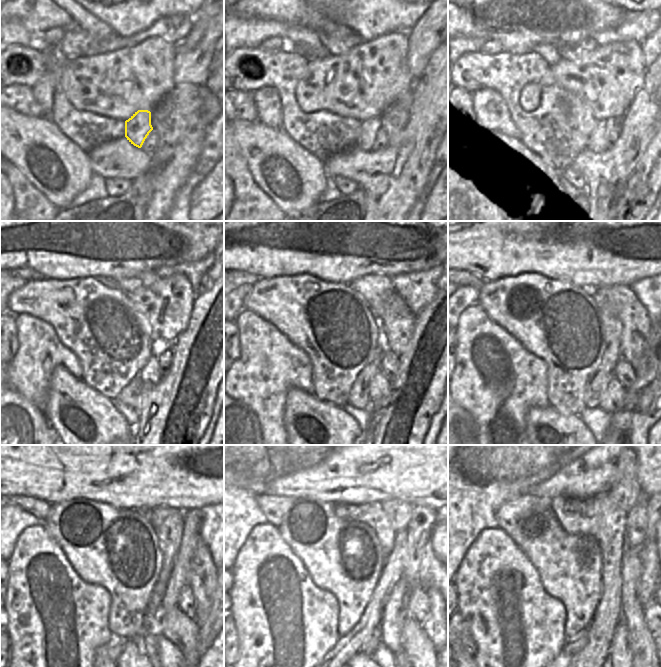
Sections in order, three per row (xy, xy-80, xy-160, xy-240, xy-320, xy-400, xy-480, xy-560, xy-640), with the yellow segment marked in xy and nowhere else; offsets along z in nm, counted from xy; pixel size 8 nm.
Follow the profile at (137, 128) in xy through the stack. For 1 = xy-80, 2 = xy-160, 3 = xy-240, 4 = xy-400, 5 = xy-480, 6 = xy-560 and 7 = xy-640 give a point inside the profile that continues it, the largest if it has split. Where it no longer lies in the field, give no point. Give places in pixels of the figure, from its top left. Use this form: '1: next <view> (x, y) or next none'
1: next xy-80 (369, 128)
2: next xy-160 (596, 143)
3: next xy-240 (149, 374)
4: next xy-400 (612, 398)
5: next xy-480 (178, 628)
6: next xy-560 (415, 644)
7: next none

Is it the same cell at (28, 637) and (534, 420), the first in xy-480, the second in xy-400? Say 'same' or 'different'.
different

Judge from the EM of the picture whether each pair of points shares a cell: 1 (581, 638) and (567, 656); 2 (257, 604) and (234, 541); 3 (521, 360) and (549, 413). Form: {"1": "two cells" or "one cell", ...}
{"1": "one cell", "2": "two cells", "3": "two cells"}

